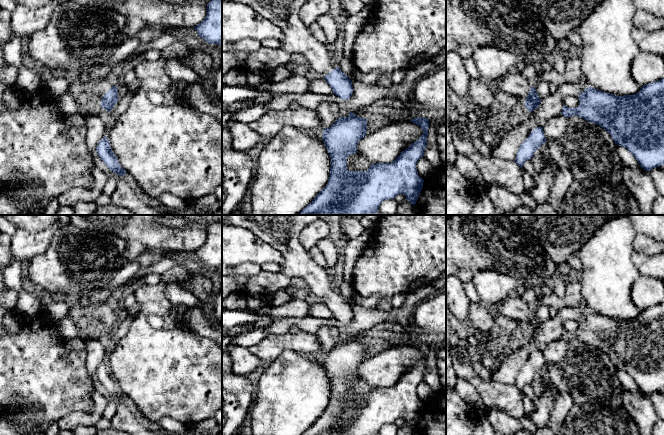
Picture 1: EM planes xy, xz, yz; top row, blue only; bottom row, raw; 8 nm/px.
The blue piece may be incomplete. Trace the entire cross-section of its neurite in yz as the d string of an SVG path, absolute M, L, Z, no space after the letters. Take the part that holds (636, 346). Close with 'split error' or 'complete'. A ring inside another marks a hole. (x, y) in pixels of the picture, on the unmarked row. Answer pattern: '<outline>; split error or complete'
M664 302L646 309L632 319L617 320L587 311L578 320L579 330L563 330L561 338L578 340L604 352L615 368L625 371L645 395L664 388Z; complete

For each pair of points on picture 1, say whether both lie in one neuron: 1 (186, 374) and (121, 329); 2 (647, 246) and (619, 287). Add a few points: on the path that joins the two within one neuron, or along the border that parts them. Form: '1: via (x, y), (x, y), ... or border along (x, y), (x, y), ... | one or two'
1: border along (139, 312), (128, 331), (112, 348) | two
2: border along (637, 233), (633, 239), (632, 249) | two

